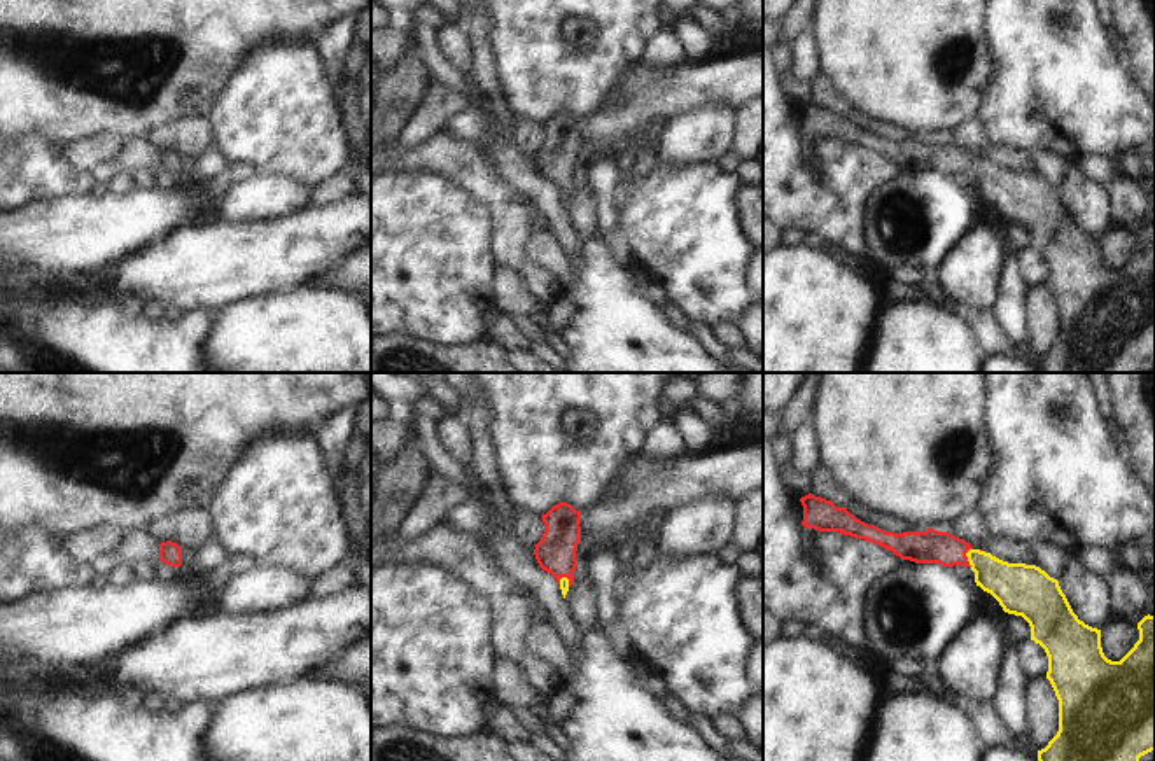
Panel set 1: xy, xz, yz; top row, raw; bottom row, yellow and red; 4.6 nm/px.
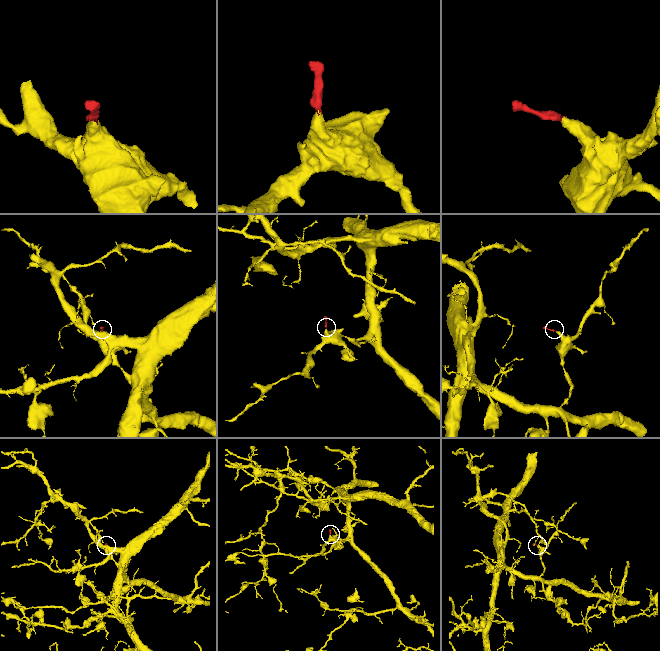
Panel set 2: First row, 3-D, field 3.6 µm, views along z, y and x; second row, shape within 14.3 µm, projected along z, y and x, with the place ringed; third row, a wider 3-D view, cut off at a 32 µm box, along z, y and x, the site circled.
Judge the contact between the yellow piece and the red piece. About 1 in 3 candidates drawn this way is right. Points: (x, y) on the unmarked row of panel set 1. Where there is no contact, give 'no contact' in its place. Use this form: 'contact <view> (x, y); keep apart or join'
contact yz (966, 163); join

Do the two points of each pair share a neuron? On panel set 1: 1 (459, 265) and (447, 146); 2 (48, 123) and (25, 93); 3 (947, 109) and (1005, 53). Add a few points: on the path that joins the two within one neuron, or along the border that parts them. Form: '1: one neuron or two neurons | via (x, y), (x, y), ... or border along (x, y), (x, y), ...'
1: two neurons | border along (410, 168), (440, 172), (485, 202)
2: one neuron | via (48, 116), (32, 100)
3: two neurons | border along (986, 25), (993, 81), (980, 104)

